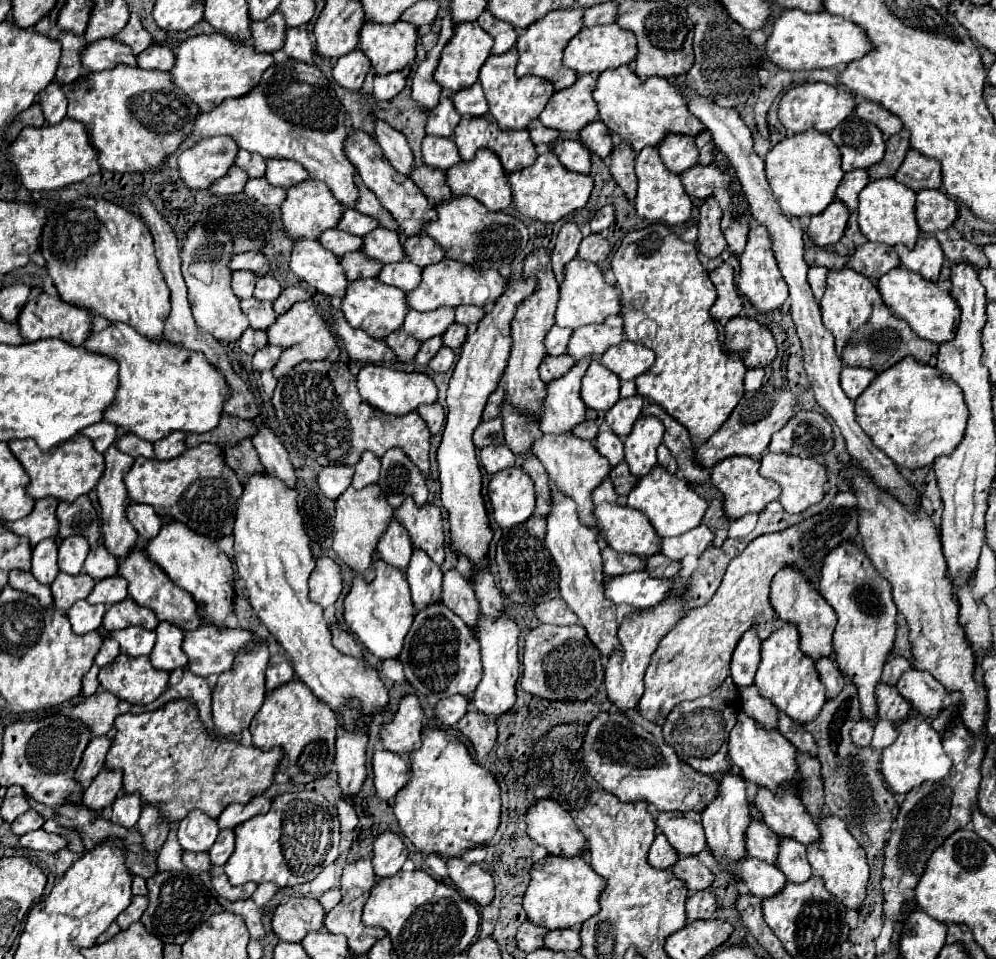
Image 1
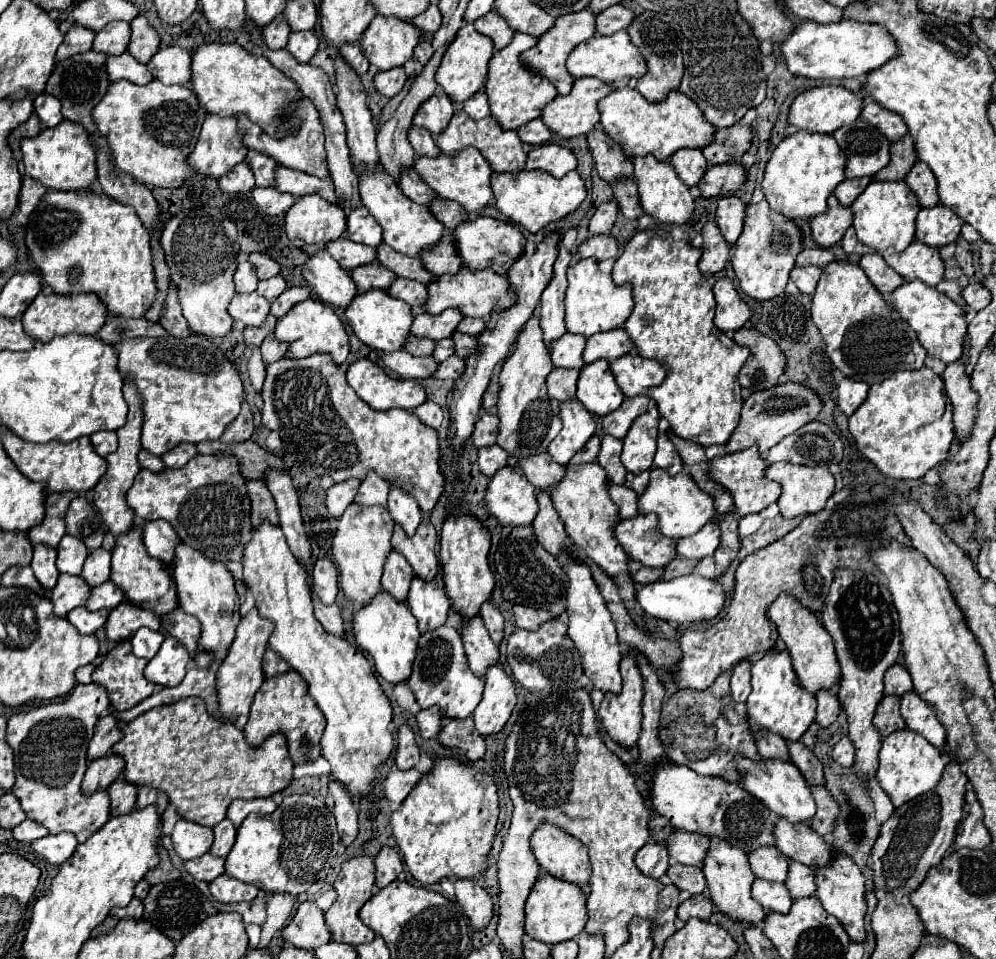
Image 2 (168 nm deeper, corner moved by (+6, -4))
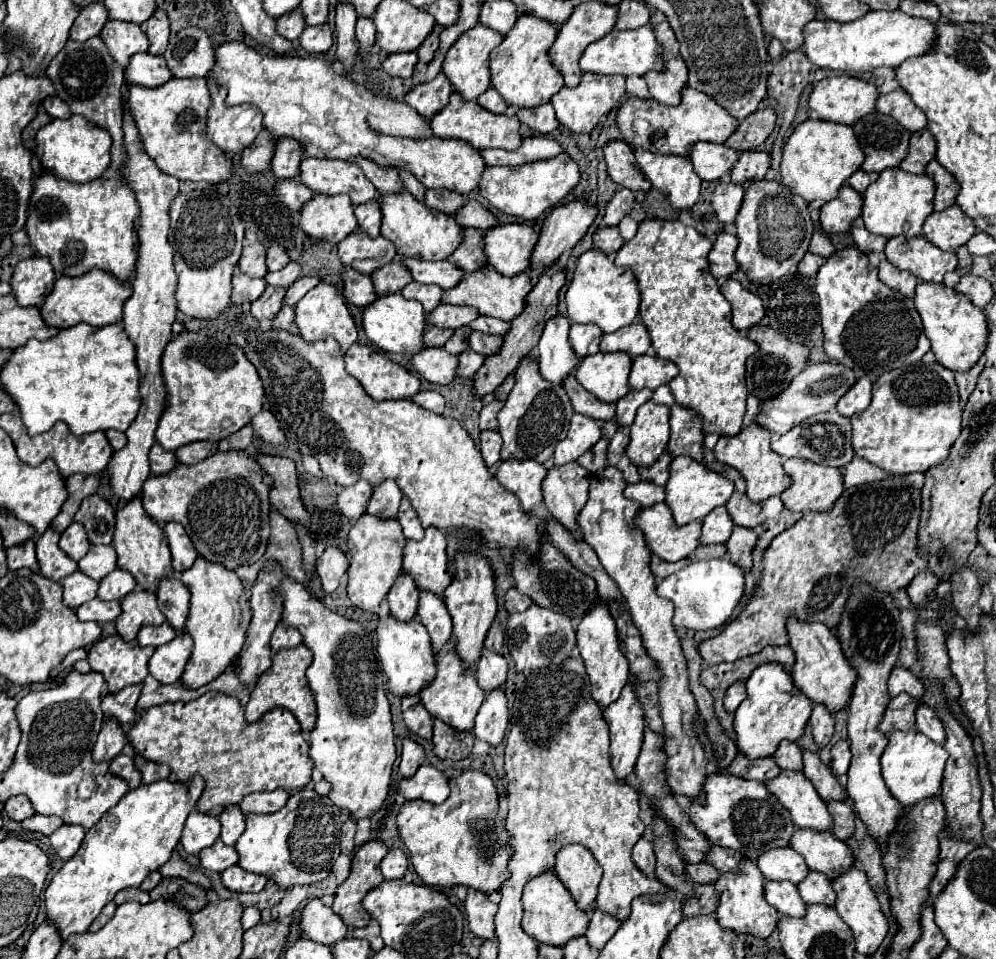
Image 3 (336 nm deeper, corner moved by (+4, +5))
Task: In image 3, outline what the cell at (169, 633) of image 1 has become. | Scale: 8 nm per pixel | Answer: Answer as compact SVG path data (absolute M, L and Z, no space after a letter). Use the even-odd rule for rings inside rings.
M181 632L177 638L173 638L169 644L155 650L155 654L149 660L149 672L155 680L161 684L173 684L181 678L185 664L191 656L193 640L187 632Z

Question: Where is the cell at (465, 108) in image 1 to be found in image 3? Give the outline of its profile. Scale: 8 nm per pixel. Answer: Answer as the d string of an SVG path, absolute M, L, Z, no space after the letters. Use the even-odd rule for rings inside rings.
M489 88L487 92L483 92L477 98L477 104L481 104L485 110L493 112L493 114L505 114L507 112L507 104L503 98L499 98L499 94L495 92L495 88Z

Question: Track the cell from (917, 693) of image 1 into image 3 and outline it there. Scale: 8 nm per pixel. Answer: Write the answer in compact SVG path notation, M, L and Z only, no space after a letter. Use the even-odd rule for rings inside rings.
M919 702L915 718L917 718L915 726L917 726L919 732L923 732L933 742L939 742L939 744L945 742L945 728L943 728L941 720L937 720L937 712L933 712L933 708L929 708L927 704Z

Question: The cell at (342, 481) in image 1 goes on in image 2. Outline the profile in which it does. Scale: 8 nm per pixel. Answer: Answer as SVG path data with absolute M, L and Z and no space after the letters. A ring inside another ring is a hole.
M349 479L349 481L333 485L327 491L327 511L329 511L329 515L333 519L341 517L343 511L353 503L353 499L355 499L355 495L359 491L359 485L361 485L359 479Z

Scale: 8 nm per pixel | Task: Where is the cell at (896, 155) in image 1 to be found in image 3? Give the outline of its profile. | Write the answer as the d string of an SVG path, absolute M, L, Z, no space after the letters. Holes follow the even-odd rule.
M929 130L913 132L909 140L909 156L899 164L901 170L911 172L911 174L921 174L925 170L925 164L933 160L935 156L935 140Z

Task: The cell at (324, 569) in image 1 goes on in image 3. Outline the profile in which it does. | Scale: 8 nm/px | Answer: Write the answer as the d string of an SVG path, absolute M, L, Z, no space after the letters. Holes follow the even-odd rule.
M325 548L323 550L323 554L317 560L317 574L321 576L323 590L327 594L337 590L341 576L347 572L347 566L349 566L349 560L347 560L345 552L341 552L339 548Z

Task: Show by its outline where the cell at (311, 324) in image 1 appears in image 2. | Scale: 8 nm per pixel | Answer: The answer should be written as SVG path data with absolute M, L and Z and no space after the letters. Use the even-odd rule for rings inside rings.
M311 297L295 305L295 309L291 309L283 319L277 321L275 335L279 341L289 343L287 353L295 359L303 359L313 353L329 353L333 361L341 365L347 361L347 355L349 355L349 337L347 337L345 325L341 323L341 319L335 315L335 311L329 305Z

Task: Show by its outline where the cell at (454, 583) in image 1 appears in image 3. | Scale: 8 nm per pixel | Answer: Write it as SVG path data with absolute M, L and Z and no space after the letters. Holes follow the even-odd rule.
M483 648L481 658L475 666L475 676L477 676L477 682L481 684L481 688L485 692L491 692L491 690L499 688L505 682L505 678L507 678L507 660L501 654L491 652L489 648Z

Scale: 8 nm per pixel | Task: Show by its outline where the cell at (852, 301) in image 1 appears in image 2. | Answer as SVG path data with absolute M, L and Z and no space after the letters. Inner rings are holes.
M833 261L823 267L823 275L813 295L811 317L825 341L829 361L849 379L873 385L891 373L923 367L927 353L915 331L873 287L857 263Z

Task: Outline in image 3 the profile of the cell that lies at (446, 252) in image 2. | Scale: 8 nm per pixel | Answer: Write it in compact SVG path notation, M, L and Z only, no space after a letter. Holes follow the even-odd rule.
M477 228L463 230L463 242L453 252L453 258L451 258L451 262L457 264L457 268L461 268L463 272L471 272L481 266L487 266L487 260L481 248L481 236L483 232Z

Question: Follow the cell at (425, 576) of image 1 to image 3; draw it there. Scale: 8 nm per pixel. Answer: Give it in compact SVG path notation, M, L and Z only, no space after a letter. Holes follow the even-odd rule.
M421 592L417 616L431 636L433 650L435 652L441 650L441 646L451 638L451 630L453 630L451 616L443 598L435 596L433 592Z

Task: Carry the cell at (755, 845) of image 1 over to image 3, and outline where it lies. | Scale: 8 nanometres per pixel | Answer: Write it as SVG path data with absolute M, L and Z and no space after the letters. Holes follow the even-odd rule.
M773 848L757 858L757 866L767 880L789 880L799 884L807 876L807 864L793 848Z

